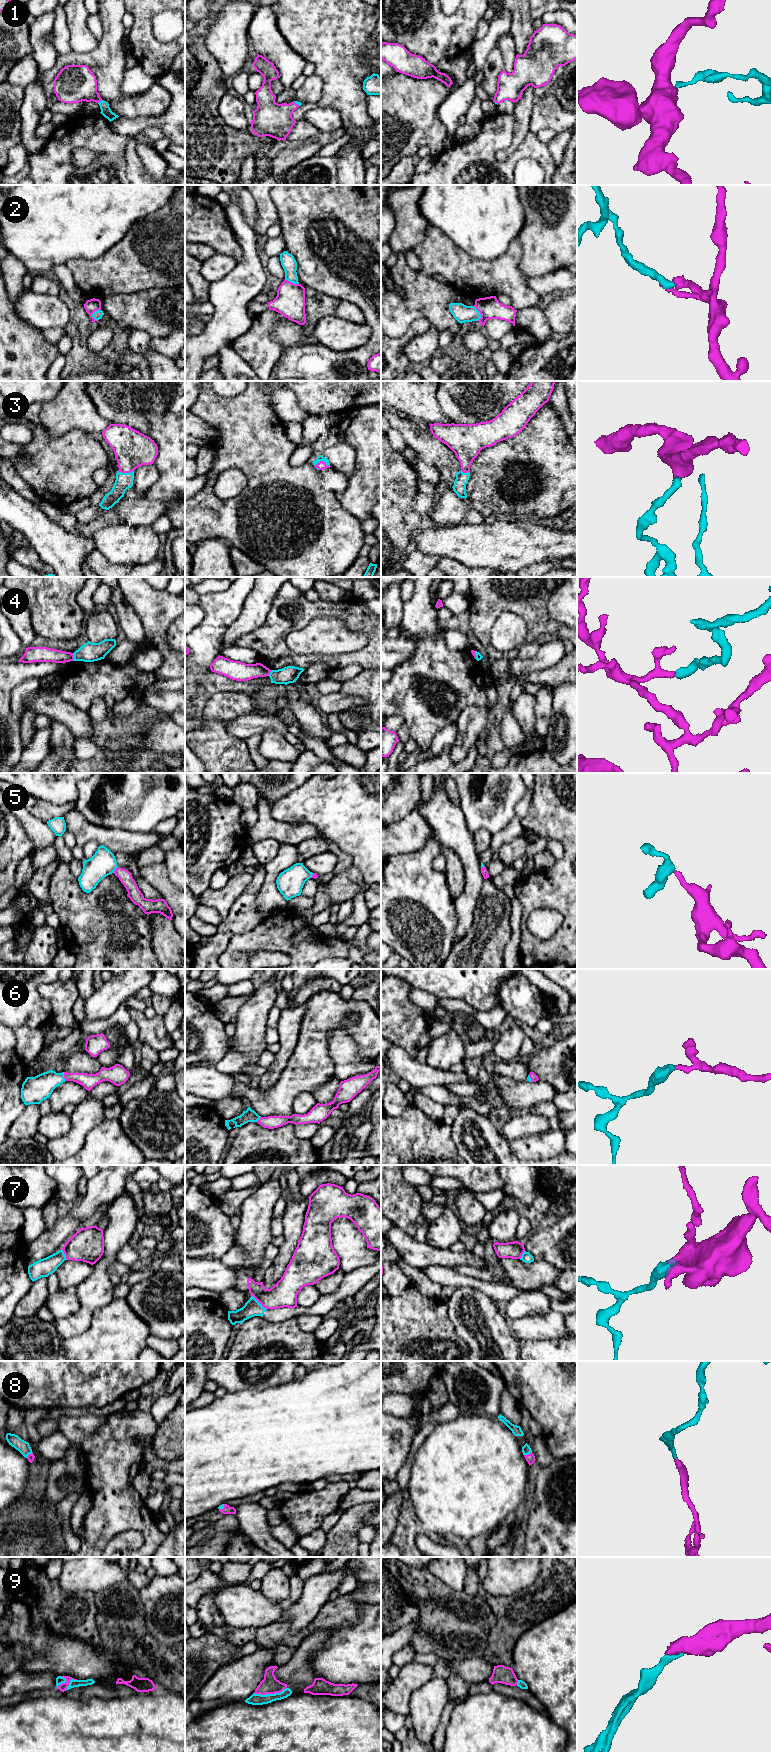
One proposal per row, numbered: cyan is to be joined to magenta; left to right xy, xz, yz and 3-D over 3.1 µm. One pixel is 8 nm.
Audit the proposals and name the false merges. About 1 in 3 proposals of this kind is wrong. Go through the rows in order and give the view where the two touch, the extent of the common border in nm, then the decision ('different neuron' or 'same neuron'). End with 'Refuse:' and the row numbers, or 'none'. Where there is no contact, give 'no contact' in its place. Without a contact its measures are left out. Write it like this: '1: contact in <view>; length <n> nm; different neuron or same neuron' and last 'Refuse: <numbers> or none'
1: contact in xy; length 50 nm; same neuron
2: contact in xy; length 100 nm; different neuron
3: contact in xz; length 130 nm; same neuron
4: contact in xy; length 70 nm; different neuron
5: contact in xy; length 70 nm; same neuron
6: contact in xy; length 70 nm; same neuron
7: contact in xz; length 180 nm; different neuron
8: contact in yz; length 70 nm; same neuron
9: contact in xz; length 260 nm; same neuron
Refuse: 2, 4, 7

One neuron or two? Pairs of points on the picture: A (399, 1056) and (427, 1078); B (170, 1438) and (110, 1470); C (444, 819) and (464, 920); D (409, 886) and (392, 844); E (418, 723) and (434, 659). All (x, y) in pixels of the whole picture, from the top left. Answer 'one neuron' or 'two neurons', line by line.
A: one neuron
B: two neurons
C: one neuron
D: two neurons
E: one neuron

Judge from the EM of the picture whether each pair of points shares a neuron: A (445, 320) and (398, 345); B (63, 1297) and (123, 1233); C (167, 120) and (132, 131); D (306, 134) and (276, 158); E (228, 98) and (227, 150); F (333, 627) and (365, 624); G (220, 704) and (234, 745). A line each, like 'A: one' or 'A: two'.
A: two
B: two
C: one
D: two
E: two
F: two
G: one

